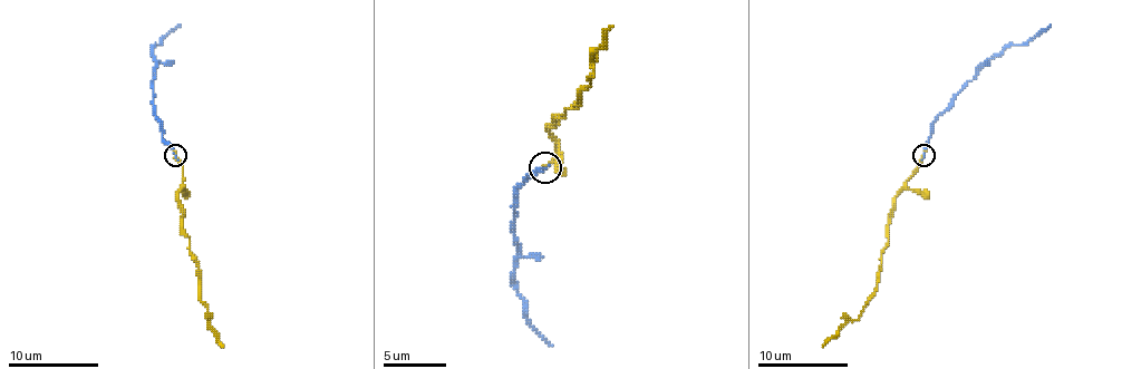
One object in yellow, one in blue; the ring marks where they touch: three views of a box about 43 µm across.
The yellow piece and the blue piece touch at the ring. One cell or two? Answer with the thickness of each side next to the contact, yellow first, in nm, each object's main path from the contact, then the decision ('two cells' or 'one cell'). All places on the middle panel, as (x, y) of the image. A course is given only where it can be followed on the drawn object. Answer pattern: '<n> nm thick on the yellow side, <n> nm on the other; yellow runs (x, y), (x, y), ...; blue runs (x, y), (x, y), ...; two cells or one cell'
200 nm thick on the yellow side, 60 nm on the other; yellow runs (545, 168), (555, 158), (549, 127), (578, 105), (593, 74), (593, 51), (612, 26); blue runs (545, 168), (526, 177), (518, 191), (514, 289), (526, 320), (552, 346); one cell

